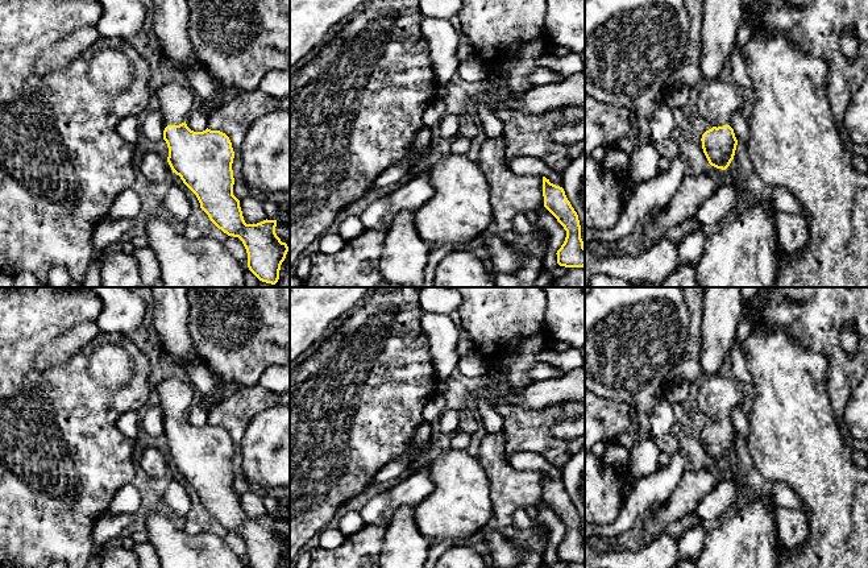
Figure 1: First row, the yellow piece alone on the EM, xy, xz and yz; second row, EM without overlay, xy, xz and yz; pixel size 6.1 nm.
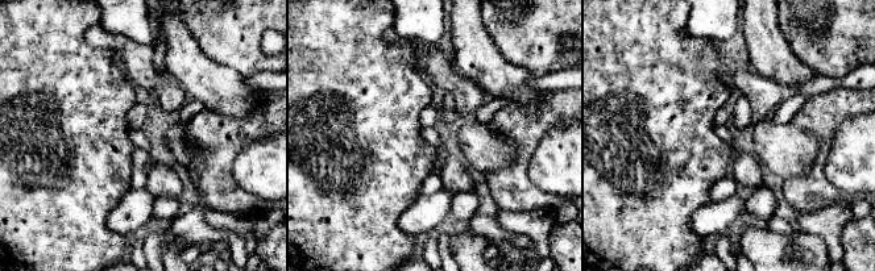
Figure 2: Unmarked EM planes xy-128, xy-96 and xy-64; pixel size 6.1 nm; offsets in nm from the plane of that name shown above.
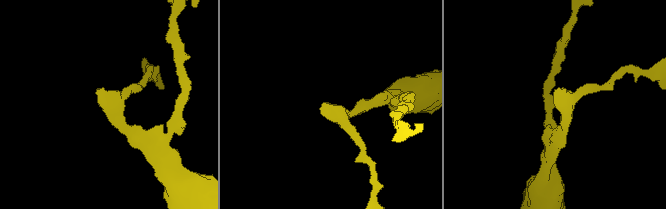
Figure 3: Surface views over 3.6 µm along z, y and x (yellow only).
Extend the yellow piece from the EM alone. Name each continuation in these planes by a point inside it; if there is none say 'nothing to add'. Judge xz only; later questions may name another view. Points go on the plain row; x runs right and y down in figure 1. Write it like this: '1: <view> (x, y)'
nothing to add

